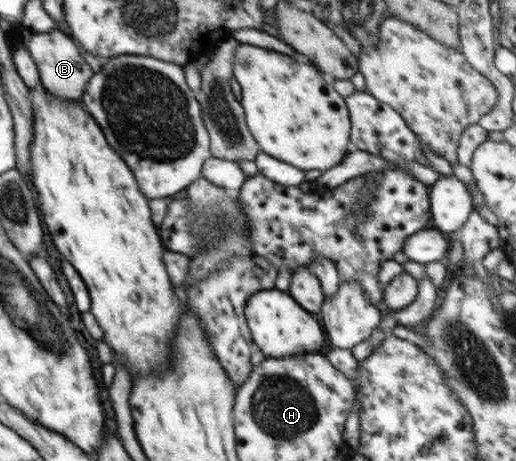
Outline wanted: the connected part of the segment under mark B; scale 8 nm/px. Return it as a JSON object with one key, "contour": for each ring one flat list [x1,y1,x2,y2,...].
{"contour":[[57,29,51,32,30,34,27,36,26,46,37,65,40,84,45,92,58,99,65,99,66,102,78,102,82,99,94,73,89,64,85,62,85,58,81,56,75,42,71,40,71,36]]}

